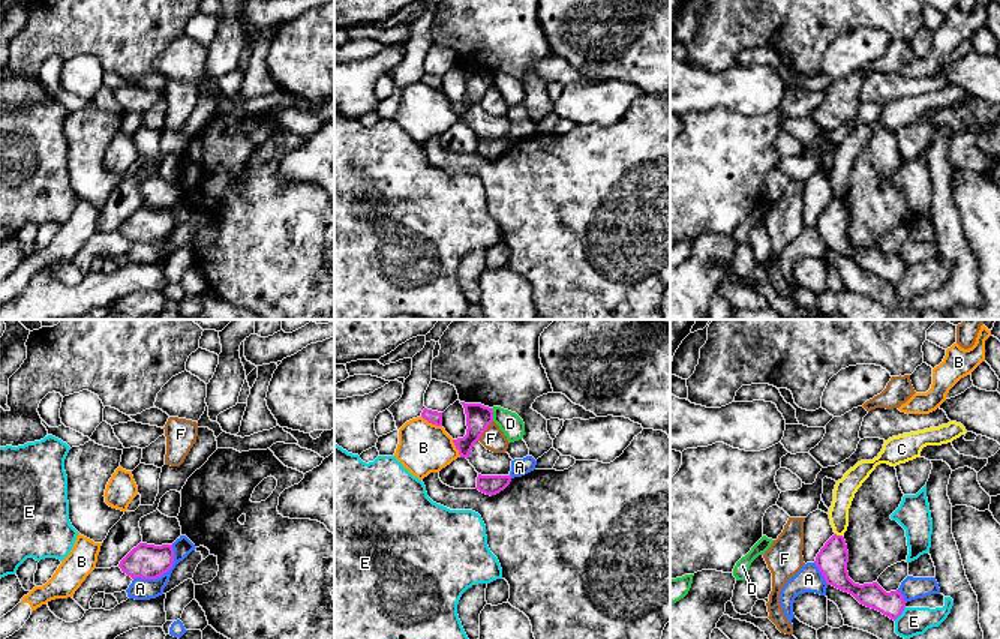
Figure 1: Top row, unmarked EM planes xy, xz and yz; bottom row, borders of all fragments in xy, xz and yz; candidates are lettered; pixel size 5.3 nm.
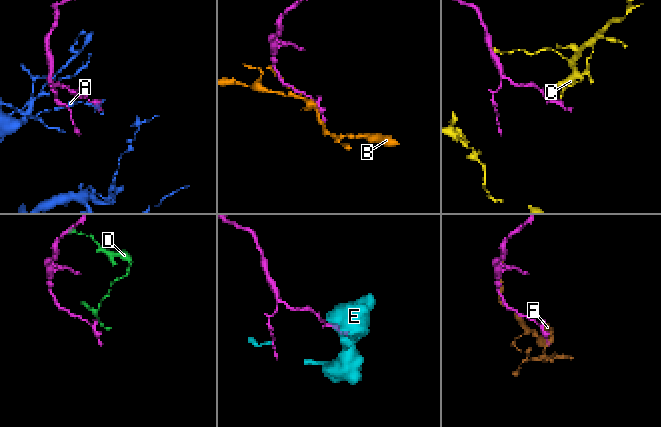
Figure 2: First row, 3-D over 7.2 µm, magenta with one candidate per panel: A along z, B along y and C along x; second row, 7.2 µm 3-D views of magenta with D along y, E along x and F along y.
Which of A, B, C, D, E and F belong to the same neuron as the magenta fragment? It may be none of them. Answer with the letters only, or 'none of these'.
none of these

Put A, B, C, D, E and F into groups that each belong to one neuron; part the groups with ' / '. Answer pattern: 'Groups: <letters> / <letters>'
Groups: A / B / C / D / E / F

